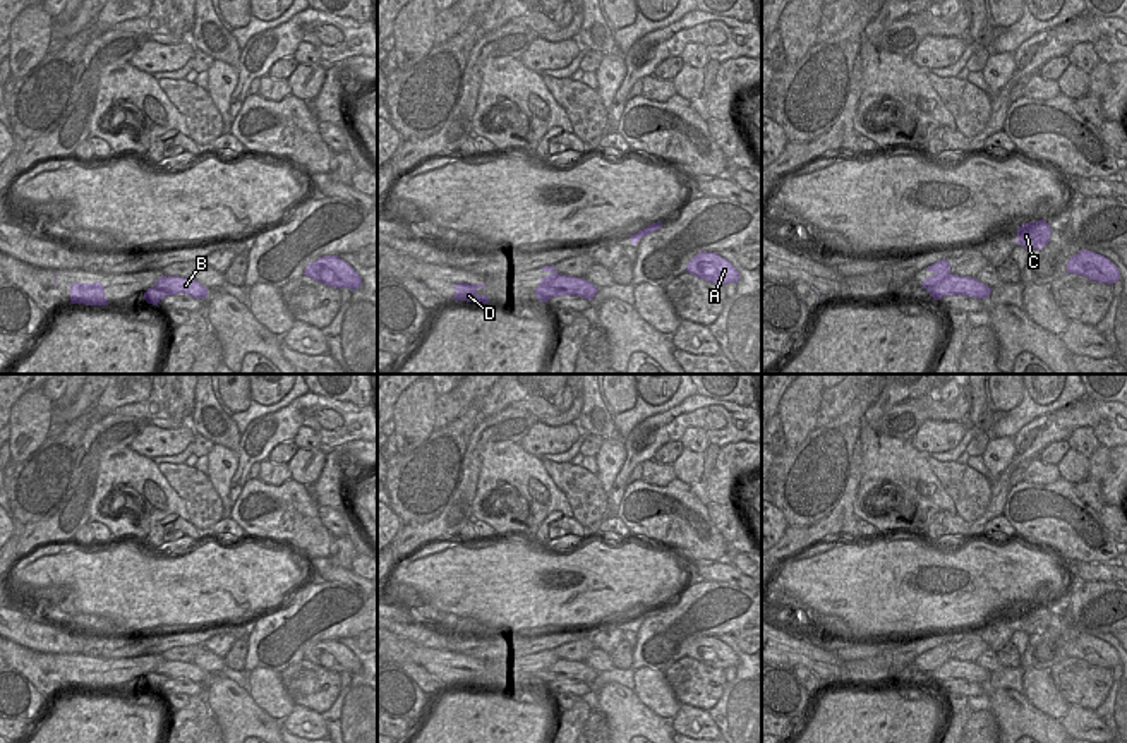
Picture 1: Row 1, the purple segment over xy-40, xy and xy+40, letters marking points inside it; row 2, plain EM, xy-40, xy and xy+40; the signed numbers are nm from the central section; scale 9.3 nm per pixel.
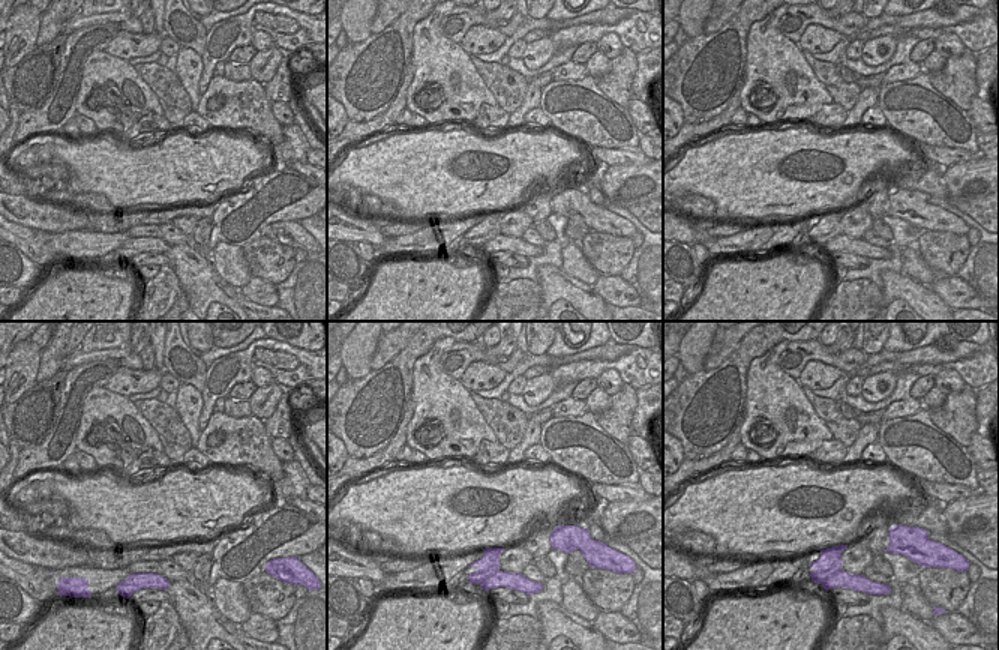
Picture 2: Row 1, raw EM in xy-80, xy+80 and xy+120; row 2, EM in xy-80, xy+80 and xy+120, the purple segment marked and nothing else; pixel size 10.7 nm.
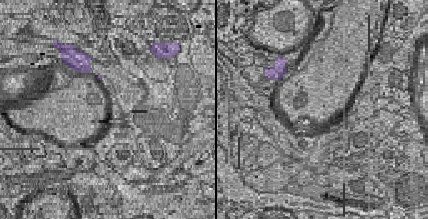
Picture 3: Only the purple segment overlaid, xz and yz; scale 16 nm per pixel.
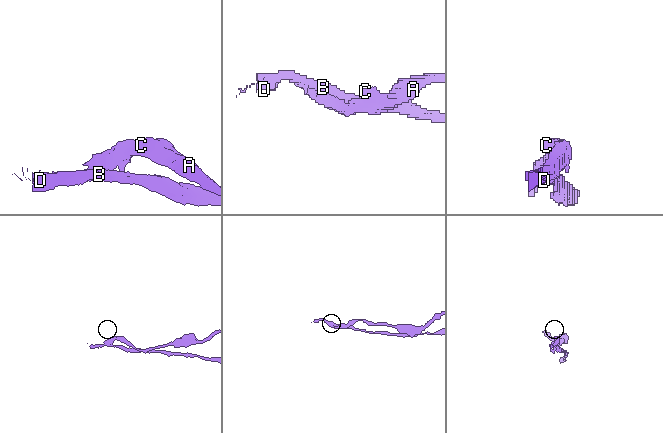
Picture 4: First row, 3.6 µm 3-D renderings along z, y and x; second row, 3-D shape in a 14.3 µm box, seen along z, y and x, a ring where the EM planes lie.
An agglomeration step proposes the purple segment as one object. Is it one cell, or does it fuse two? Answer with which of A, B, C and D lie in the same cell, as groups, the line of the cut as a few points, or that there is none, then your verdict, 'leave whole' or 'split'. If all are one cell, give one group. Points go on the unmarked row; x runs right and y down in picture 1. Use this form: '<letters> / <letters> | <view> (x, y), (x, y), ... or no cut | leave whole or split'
A C / B D | xy+40 (951, 659), (928, 675) | split

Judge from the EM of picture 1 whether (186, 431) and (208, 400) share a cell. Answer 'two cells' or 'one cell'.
two cells

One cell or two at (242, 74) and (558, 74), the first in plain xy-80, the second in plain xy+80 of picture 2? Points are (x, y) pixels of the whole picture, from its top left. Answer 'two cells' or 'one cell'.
one cell

